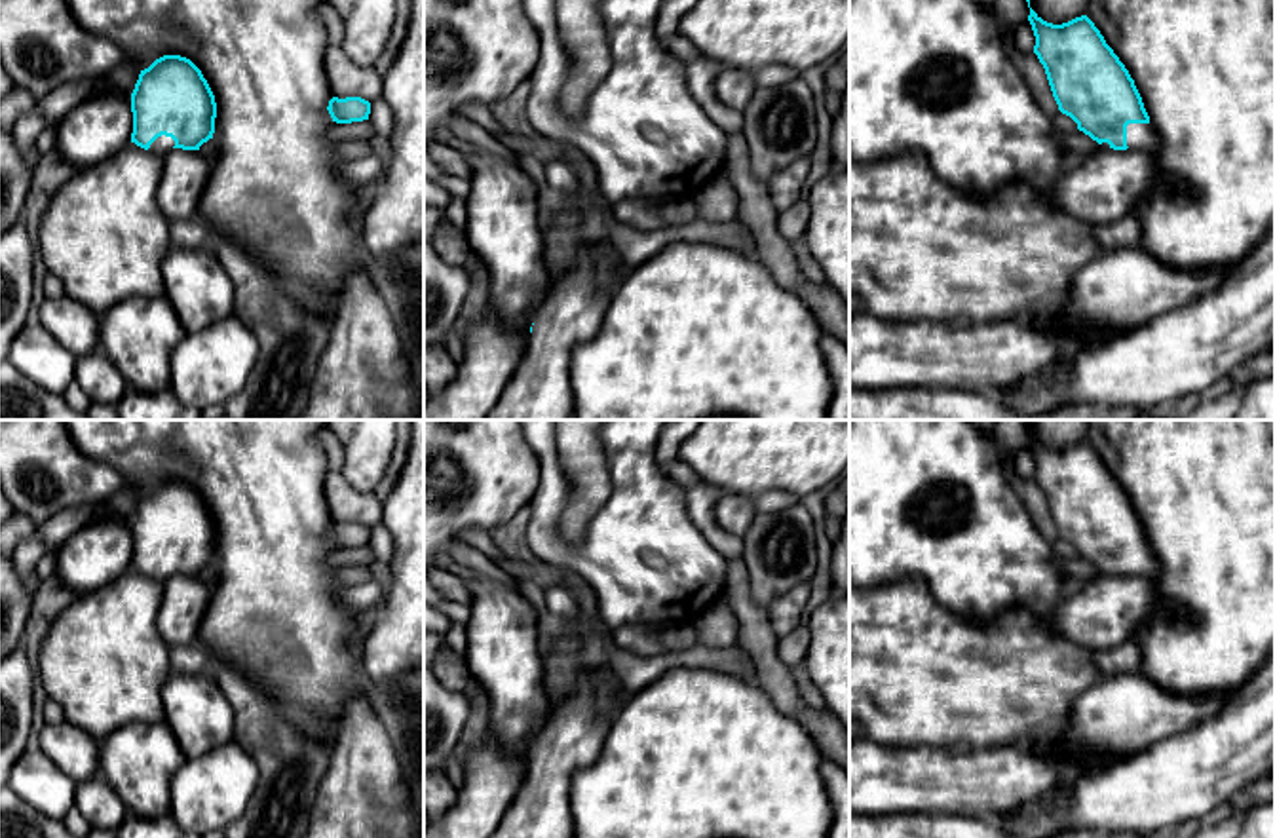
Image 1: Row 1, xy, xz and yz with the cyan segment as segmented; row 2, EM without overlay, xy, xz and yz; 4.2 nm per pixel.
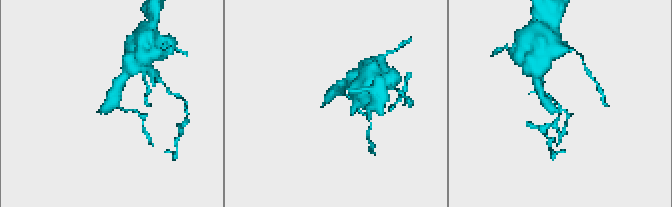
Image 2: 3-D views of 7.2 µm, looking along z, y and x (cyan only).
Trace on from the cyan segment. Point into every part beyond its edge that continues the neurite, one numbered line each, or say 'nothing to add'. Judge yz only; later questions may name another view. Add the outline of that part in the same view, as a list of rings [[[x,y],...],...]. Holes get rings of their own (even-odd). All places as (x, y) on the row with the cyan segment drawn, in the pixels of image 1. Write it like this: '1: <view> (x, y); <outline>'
1: yz (1142, 137); [[[1129,124],[1127,146],[1142,152],[1155,152],[1159,148],[1159,137],[1151,124]]]

